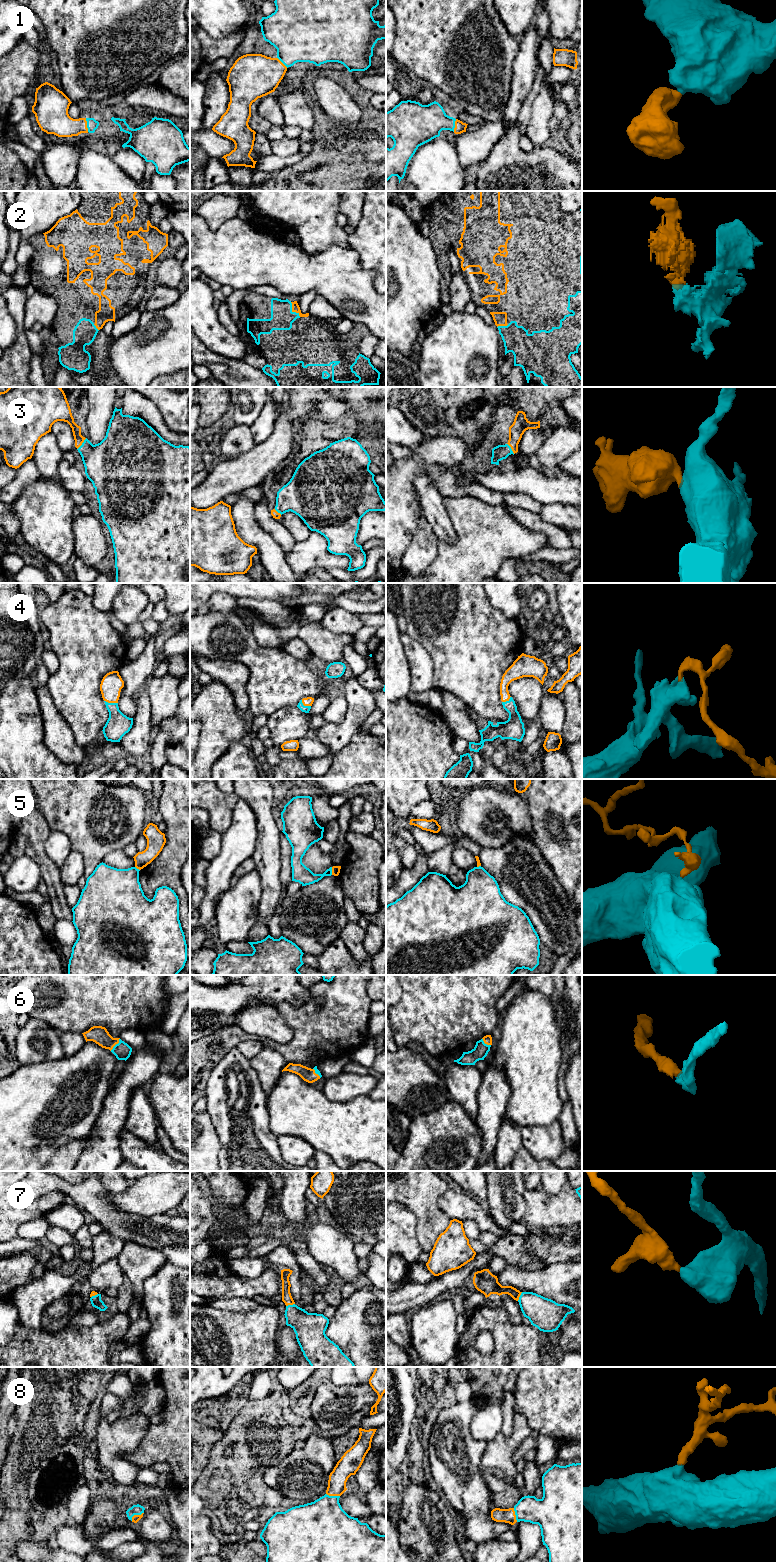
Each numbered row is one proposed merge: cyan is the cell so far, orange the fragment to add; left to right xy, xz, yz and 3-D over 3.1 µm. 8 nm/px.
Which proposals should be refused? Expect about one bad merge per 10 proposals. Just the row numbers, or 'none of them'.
5

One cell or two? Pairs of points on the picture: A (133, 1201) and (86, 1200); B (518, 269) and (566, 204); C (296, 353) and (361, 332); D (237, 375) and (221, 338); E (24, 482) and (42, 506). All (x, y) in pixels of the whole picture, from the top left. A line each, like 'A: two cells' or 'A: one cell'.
A: two cells
B: two cells
C: one cell
D: two cells
E: two cells

